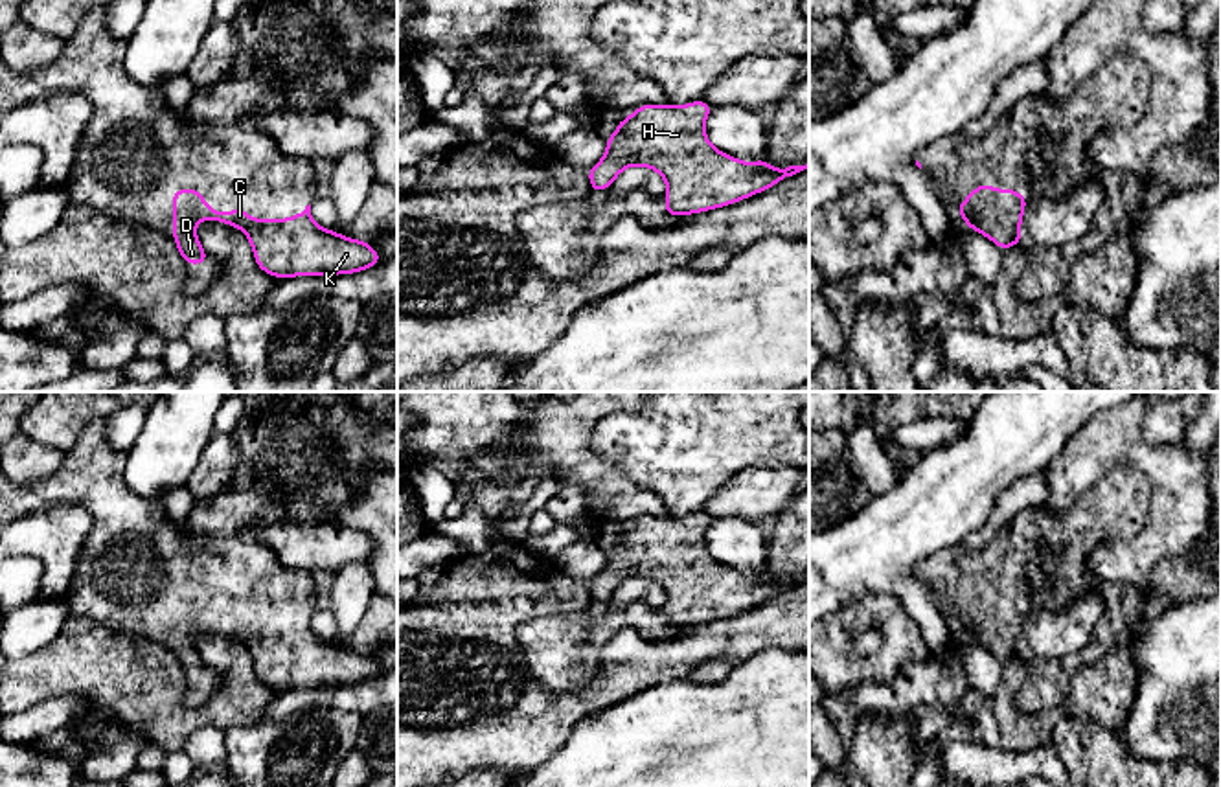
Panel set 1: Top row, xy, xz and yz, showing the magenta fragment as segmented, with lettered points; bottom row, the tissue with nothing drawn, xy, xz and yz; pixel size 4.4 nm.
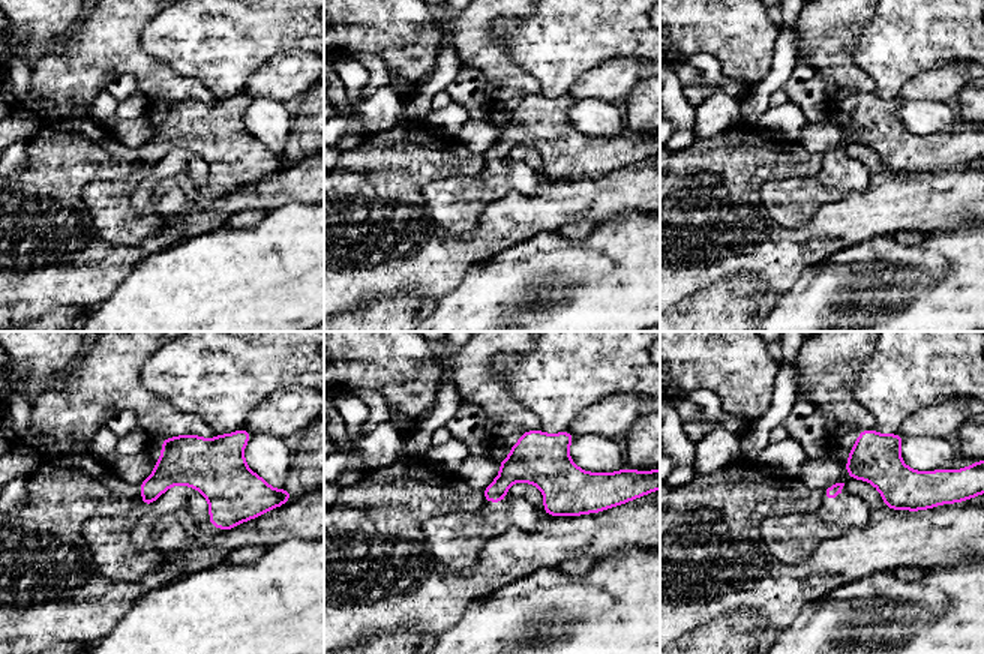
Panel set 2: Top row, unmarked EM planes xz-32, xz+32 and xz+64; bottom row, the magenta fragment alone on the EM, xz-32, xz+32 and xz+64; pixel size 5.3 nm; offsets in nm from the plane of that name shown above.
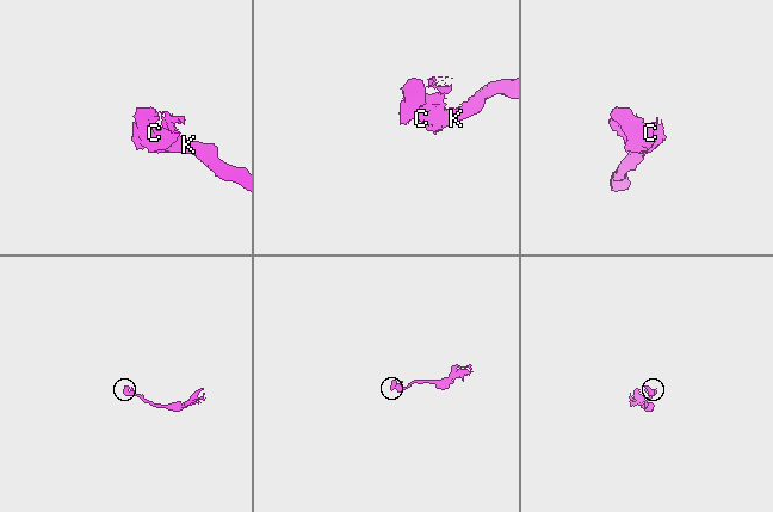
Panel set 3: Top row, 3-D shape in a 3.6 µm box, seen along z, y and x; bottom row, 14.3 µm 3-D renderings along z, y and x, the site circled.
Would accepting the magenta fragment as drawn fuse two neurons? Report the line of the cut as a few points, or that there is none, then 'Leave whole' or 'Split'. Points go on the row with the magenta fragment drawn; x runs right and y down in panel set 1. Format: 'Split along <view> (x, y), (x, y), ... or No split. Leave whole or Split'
No split. Leave whole

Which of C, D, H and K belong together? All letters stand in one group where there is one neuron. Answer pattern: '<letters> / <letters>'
C D H K

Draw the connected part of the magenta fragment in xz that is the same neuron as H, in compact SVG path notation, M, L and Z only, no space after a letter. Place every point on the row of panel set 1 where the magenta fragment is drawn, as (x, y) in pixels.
M704 99L673 105L640 105L631 118L618 120L607 154L587 171L592 193L603 193L627 165L645 165L668 184L668 215L691 215L730 206L793 177L805 165L774 169L767 158L747 164L719 153L704 134L713 105Z

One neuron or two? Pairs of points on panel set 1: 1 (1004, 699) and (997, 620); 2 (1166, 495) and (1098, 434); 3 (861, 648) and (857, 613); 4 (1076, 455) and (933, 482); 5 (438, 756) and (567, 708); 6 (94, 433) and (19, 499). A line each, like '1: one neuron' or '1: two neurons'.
1: two neurons
2: one neuron
3: two neurons
4: two neurons
5: one neuron
6: one neuron

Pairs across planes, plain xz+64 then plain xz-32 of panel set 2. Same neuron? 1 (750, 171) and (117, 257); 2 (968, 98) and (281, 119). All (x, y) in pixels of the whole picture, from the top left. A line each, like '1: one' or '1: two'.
1: one
2: two

